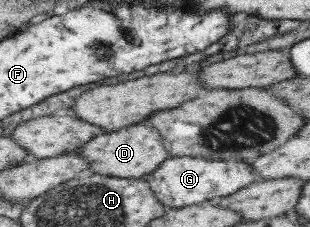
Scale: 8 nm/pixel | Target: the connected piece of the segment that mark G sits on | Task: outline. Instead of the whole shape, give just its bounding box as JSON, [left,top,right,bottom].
[143,156,255,209]

